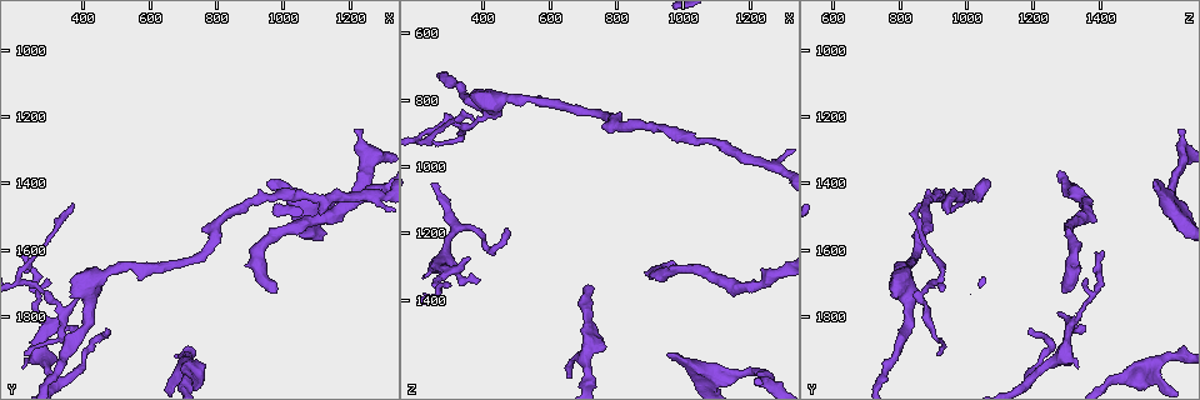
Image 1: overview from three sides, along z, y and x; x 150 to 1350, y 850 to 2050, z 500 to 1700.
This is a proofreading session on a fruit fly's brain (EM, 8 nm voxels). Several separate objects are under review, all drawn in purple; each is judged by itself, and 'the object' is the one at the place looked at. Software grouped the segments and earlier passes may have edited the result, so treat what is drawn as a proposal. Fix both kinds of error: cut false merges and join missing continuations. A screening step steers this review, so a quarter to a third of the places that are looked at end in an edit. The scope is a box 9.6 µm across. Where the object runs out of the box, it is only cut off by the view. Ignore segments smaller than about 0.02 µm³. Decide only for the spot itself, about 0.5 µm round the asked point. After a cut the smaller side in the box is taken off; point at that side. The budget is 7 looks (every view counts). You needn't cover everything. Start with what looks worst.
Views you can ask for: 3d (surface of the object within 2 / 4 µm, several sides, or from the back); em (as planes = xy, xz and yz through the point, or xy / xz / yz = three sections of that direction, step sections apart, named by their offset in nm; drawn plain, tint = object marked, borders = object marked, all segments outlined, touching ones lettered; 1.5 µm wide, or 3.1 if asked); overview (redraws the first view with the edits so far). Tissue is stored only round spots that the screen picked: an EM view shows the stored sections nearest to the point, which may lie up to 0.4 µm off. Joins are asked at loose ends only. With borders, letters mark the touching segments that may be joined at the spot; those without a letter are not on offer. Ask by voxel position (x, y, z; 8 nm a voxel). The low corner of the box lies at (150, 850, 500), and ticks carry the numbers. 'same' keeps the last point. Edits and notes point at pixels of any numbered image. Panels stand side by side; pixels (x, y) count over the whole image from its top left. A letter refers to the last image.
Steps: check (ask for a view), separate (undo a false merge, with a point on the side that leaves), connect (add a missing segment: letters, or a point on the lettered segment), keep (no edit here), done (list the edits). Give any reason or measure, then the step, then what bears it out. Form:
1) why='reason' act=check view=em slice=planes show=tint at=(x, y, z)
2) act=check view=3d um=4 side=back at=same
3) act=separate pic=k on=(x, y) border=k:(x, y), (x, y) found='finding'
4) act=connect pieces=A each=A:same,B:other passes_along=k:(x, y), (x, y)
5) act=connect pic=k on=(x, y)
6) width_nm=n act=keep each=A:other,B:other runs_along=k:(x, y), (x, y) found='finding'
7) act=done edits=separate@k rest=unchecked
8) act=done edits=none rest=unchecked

why='an open end' act=check view=3d um=4 at=(470, 1840, 1190)

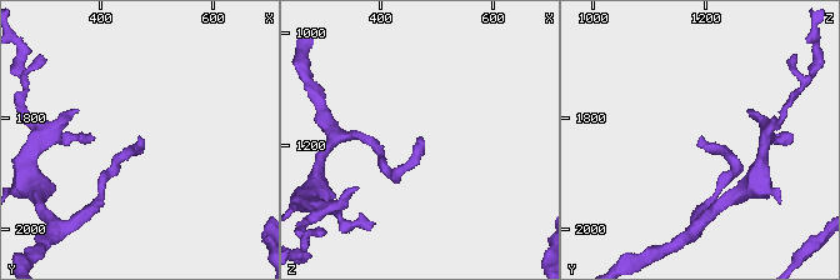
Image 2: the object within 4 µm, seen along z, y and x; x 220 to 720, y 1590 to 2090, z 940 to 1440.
act=check view=em slice=planes show=borders at=(465, 1835, 1190)

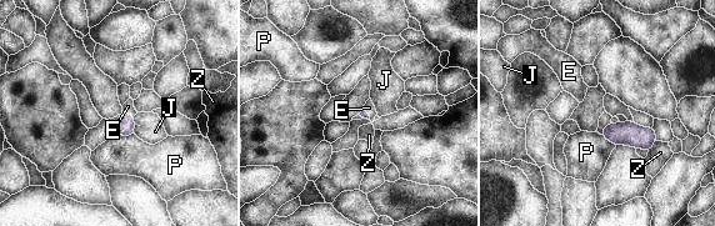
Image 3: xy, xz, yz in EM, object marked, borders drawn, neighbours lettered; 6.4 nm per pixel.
act=connect pieces=E each=E:same,J:other,P:other,Z:other found='the neuron continues'

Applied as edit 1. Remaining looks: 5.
why='redraw' act=check view=overview

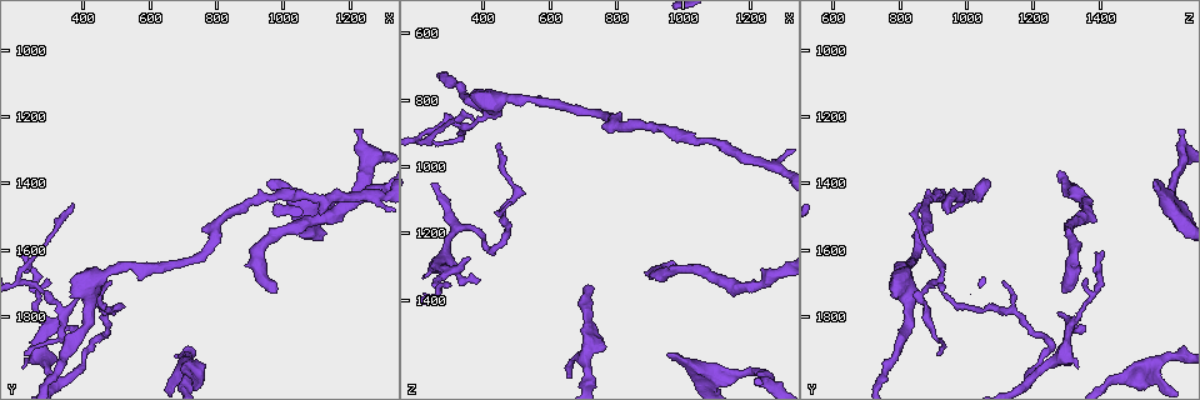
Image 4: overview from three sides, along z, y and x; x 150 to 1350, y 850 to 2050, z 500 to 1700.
why='branch stops here' act=check view=em slice=planes show=borders at=(960, 1400, 1570)

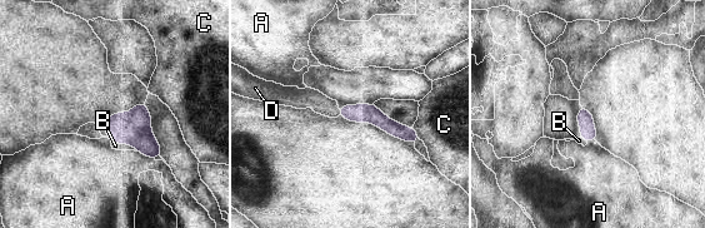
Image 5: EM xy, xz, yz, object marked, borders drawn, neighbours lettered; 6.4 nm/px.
act=connect pieces=D each=A:other,B:other,C:other,D:same passes_along=5:(360, 113), (339, 110), (305, 98) found='it goes on there'

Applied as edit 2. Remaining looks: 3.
act=check view=em slice=xy step=8 show=borders at=(980, 1740, 1300)

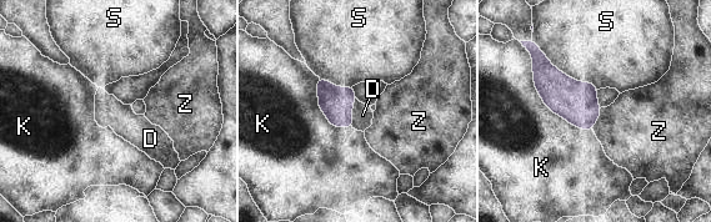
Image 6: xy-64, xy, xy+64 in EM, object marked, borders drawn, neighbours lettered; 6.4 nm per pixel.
longest_contact=K:400nm act=connect pieces=D each=D:same,K:other,S:other,Z:other found='it goes on there'

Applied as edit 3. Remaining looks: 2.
act=done edits=connect@3,connect@5,connect@6 rest=unchecked

